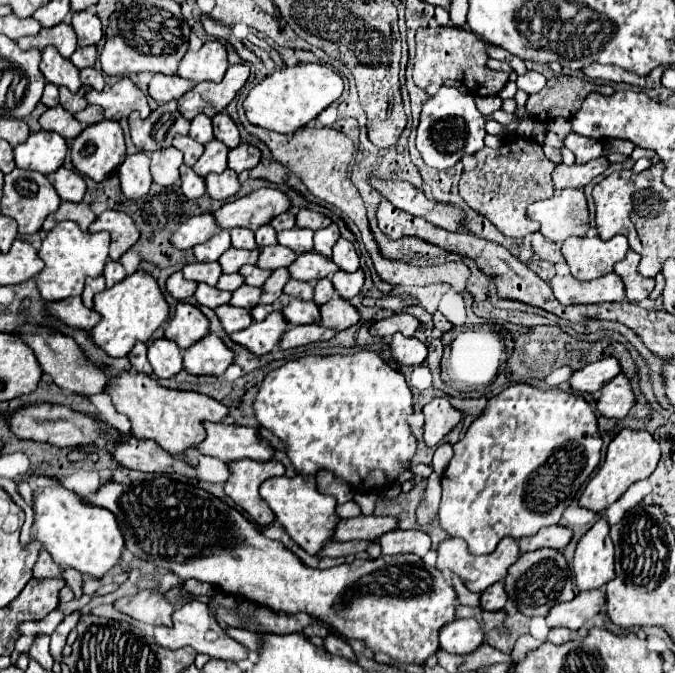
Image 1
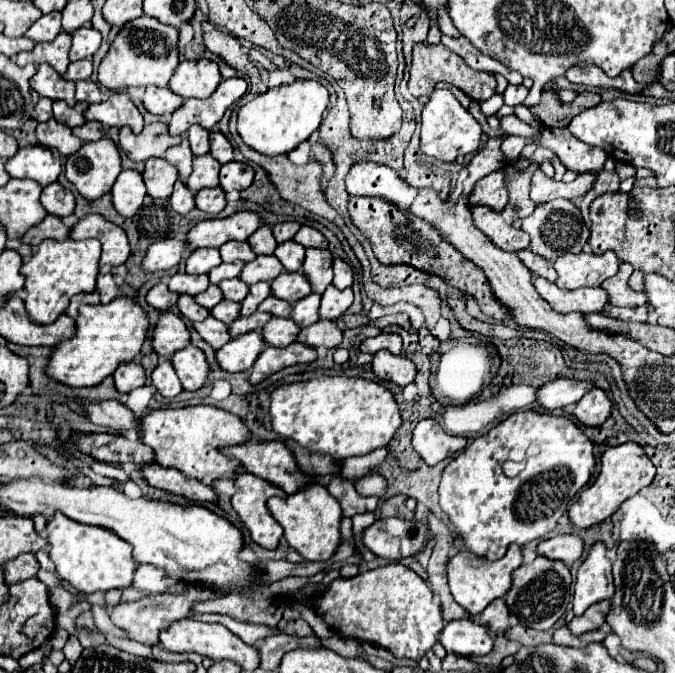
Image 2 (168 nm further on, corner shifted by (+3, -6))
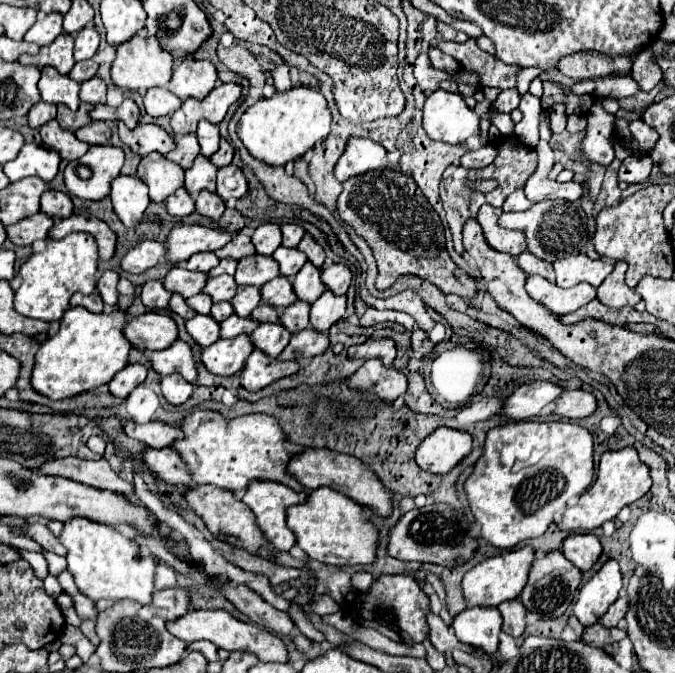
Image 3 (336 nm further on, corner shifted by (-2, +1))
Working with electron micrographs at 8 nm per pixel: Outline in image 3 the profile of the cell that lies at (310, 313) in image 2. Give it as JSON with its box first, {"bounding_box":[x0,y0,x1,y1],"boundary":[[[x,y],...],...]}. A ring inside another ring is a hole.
{"bounding_box":[280,302,310,334],"boundary":[[[294,302],[292,306],[280,310],[280,324],[290,332],[290,334],[296,334],[304,328],[308,328],[308,312],[310,312],[310,304],[300,304],[300,302]]]}

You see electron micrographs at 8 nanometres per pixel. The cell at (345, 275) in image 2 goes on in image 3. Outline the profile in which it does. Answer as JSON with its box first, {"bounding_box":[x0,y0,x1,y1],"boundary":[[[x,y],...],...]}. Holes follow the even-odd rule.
{"bounding_box":[322,264,352,296],"boundary":[[[330,264],[322,270],[322,284],[326,286],[326,290],[334,292],[336,296],[346,294],[350,282],[352,282],[352,274],[344,264]]]}

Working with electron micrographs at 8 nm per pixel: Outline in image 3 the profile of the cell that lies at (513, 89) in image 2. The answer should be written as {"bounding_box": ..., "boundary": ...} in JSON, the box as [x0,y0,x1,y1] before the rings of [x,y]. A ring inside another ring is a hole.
{"bounding_box":[488,88,520,118],"boundary":[[[516,88],[502,90],[498,94],[498,98],[492,102],[492,110],[496,110],[496,112],[488,112],[488,118],[492,118],[492,114],[502,114],[502,112],[510,114],[512,110],[518,108],[518,102],[520,102],[520,96],[518,96]]]}

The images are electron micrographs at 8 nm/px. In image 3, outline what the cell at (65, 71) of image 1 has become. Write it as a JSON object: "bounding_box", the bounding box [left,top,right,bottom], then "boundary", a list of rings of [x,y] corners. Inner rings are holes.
{"bounding_box":[38,66,80,110],"boundary":[[[46,66],[42,70],[38,90],[40,90],[40,96],[42,96],[44,102],[48,102],[48,104],[66,104],[70,110],[78,110],[80,84],[70,80],[68,76],[58,74],[52,66]]]}

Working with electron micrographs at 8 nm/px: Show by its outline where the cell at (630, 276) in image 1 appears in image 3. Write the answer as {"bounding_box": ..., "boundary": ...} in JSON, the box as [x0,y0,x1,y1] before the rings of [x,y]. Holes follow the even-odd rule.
{"bounding_box":[596,262,640,308],"boundary":[[[616,262],[612,274],[604,280],[604,284],[600,284],[596,298],[604,306],[624,308],[624,306],[636,306],[640,302],[640,296],[636,296],[636,292],[632,288],[628,288],[628,284],[624,282],[626,268],[628,266],[624,262]]]}

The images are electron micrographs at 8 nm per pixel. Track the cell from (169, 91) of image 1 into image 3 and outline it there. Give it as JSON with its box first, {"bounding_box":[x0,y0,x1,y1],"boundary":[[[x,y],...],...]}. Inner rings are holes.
{"bounding_box":[144,88,182,118],"boundary":[[[152,88],[148,90],[148,94],[144,96],[144,108],[146,114],[152,118],[158,116],[170,116],[180,108],[182,100],[176,98],[172,92],[168,92],[166,88]]]}

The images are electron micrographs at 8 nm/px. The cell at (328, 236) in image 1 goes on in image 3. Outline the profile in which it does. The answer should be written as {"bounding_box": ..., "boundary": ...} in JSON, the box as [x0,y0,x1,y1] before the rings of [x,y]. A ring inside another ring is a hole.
{"bounding_box":[292,264,324,304],"boundary":[[[304,264],[302,270],[294,276],[292,280],[292,290],[296,294],[296,300],[312,304],[314,300],[320,298],[324,292],[324,286],[320,284],[320,270],[312,268],[312,264]]]}

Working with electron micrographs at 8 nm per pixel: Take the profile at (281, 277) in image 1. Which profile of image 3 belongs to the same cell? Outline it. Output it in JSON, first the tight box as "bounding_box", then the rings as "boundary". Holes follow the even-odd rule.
{"bounding_box":[230,286,260,316],"boundary":[[[238,286],[234,298],[230,300],[234,314],[236,316],[250,316],[250,312],[260,304],[260,288],[248,288],[248,286]]]}

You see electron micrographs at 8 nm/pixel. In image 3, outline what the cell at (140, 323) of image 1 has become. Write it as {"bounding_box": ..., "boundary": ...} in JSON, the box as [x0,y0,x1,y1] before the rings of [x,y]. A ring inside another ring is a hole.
{"bounding_box":[32,308,132,400],"boundary":[[[70,308],[64,312],[60,330],[50,336],[36,352],[32,388],[50,400],[66,400],[108,384],[114,374],[128,364],[128,352],[132,346],[120,332],[126,322],[128,316],[122,310],[114,310],[112,314],[92,314],[86,308]]]}

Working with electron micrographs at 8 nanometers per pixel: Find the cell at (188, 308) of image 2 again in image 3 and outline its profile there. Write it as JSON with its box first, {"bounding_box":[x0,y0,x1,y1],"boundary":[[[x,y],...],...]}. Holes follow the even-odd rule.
{"bounding_box":[168,294,196,320],"boundary":[[[172,294],[170,302],[168,302],[168,310],[182,316],[184,320],[190,320],[192,316],[196,316],[196,312],[192,312],[192,308],[186,306],[186,300],[182,296],[176,296],[176,294]]]}

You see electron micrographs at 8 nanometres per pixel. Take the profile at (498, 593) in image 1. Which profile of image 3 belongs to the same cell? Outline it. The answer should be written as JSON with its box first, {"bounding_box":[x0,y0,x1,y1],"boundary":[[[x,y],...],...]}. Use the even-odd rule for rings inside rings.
{"bounding_box":[498,600,528,638],"boundary":[[[510,600],[508,604],[500,604],[498,606],[502,618],[504,618],[504,624],[502,624],[502,630],[514,638],[522,636],[524,630],[526,630],[526,614],[528,610],[522,606],[520,600]]]}

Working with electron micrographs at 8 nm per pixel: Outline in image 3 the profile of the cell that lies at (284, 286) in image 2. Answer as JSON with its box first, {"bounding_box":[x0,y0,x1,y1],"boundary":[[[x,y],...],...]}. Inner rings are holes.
{"bounding_box":[260,276,294,308],"boundary":[[[276,276],[268,284],[264,284],[260,288],[260,296],[262,296],[264,304],[274,306],[274,308],[286,308],[286,306],[294,304],[292,284],[290,284],[290,280],[284,280],[284,276]]]}

